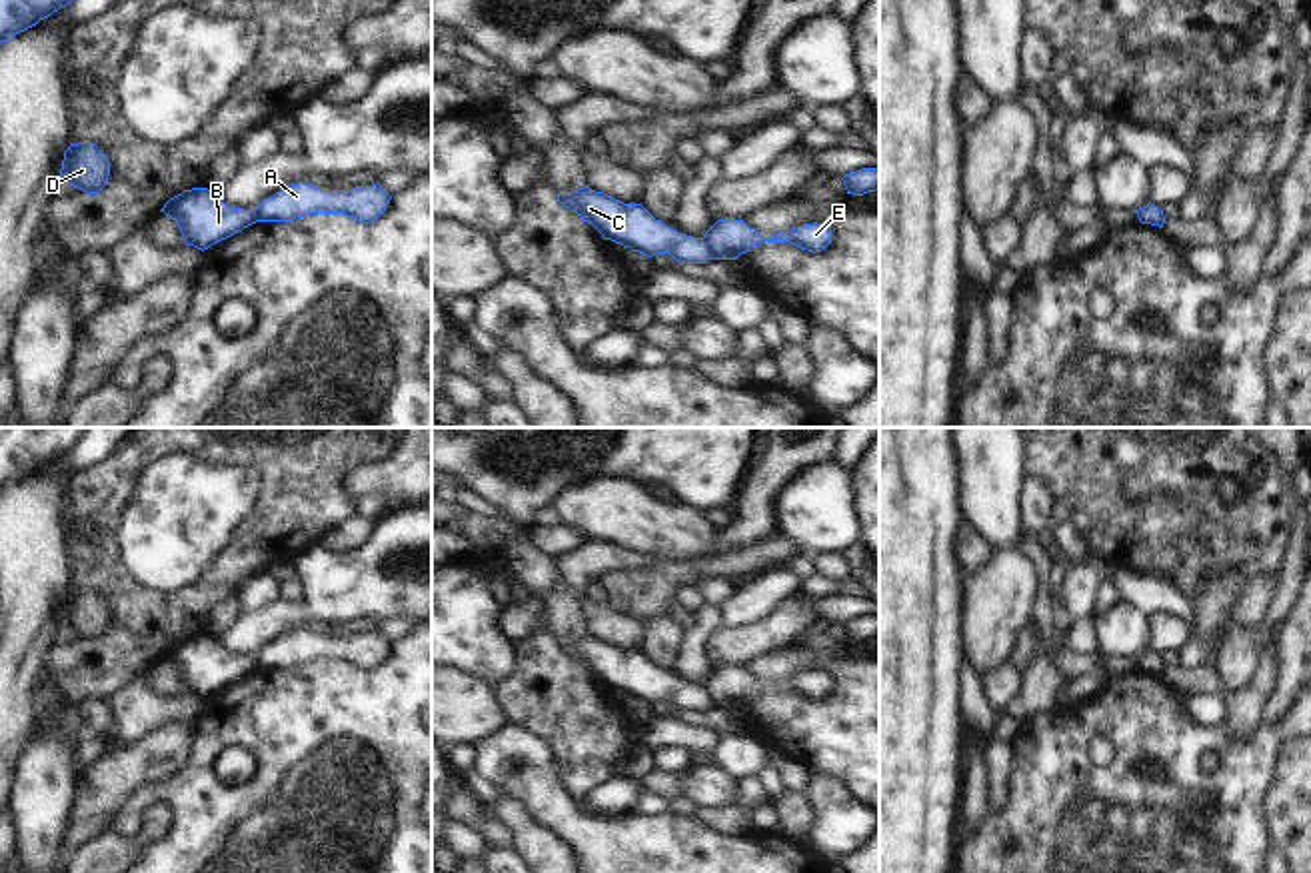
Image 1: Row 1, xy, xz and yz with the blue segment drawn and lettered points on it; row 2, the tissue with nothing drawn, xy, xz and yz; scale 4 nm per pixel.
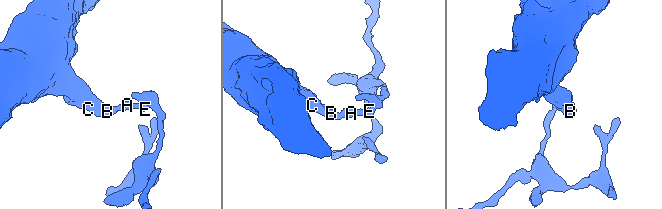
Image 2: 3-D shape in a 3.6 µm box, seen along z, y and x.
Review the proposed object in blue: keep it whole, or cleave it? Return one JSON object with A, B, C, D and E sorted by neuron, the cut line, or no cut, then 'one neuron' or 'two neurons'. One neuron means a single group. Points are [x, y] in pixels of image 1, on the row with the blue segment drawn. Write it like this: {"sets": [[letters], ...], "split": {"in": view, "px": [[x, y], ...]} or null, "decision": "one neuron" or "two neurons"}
{"sets": [["A", "E"], ["B", "C", "D"]], "split": {"in": "xz", "px": [[702, 238], [714, 258]]}, "decision": "two neurons"}

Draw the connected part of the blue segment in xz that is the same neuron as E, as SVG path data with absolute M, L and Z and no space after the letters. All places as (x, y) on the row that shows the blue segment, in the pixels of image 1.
M717 220L703 236L705 248L713 260L737 260L749 248L763 242L789 242L807 252L821 252L831 244L831 228L827 224L803 224L791 230L781 230L771 238L763 238L743 220Z

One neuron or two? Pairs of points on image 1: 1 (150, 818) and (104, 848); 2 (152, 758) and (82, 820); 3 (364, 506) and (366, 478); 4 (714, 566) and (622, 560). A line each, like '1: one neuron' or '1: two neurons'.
1: one neuron
2: one neuron
3: two neurons
4: two neurons

